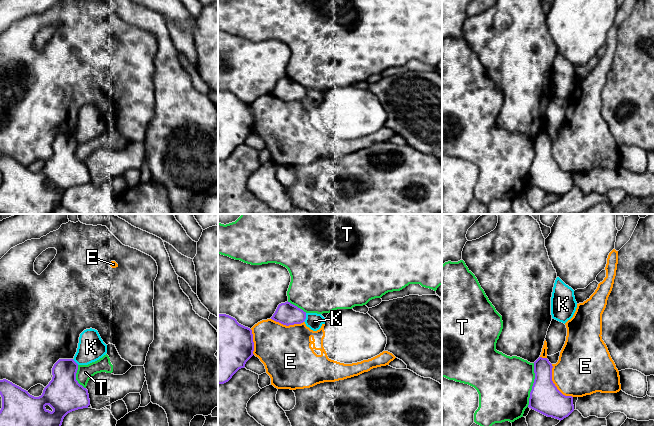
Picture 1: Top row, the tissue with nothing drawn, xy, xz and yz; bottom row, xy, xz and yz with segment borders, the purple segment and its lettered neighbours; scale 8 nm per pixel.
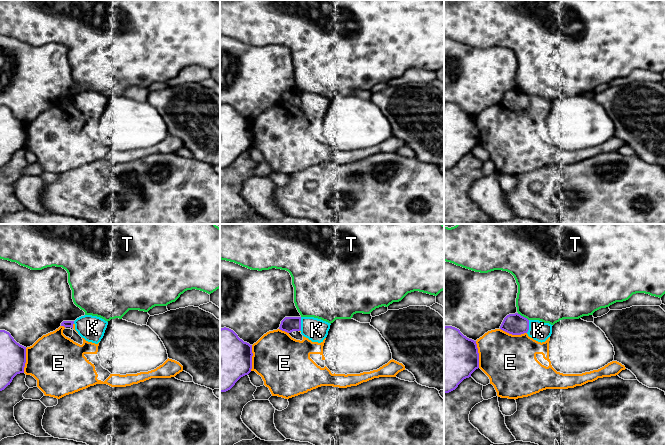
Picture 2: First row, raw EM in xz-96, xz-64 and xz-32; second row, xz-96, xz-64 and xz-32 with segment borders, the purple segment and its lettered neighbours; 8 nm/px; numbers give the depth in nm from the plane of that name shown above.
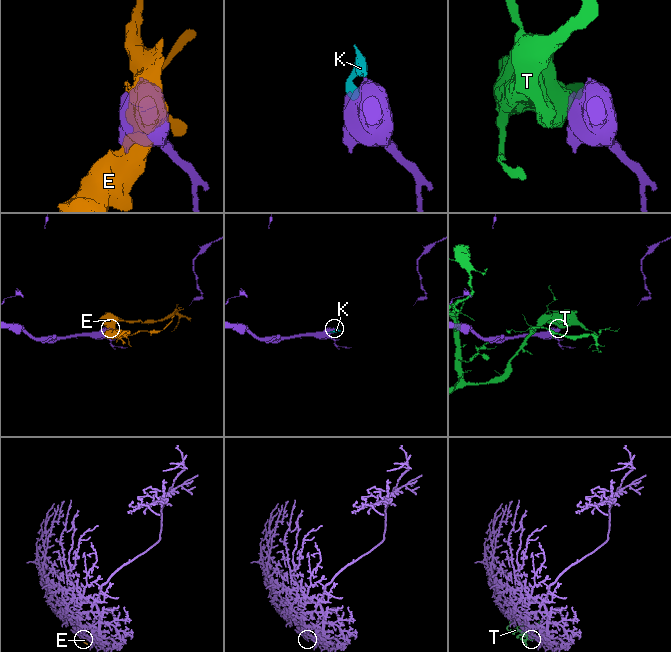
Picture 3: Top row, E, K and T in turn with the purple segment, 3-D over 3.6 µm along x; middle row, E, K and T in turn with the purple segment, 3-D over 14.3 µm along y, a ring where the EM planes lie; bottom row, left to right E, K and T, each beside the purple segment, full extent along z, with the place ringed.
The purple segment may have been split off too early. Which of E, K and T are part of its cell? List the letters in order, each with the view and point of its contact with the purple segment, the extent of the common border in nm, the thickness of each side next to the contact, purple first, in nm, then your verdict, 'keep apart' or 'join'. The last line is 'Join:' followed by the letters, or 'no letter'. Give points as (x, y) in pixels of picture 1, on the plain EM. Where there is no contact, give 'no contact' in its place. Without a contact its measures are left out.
E: yz (554, 160) | 320 nm | 240/400 nm | keep apart
K: xz (305, 93) | 80 nm | 180/140 nm | join
T: yz (533, 161) | 360 nm | 240/440 nm | keep apart
Join: K

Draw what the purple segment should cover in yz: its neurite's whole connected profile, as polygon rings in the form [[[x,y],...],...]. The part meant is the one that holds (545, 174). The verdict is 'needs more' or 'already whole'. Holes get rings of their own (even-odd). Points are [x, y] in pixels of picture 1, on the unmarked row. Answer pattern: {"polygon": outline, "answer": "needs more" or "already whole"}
{"polygon": [[[539,133],[534,138],[535,155],[528,183],[547,192],[563,196],[574,187],[573,173],[563,171],[552,157],[552,140]]], "answer": "already whole"}

